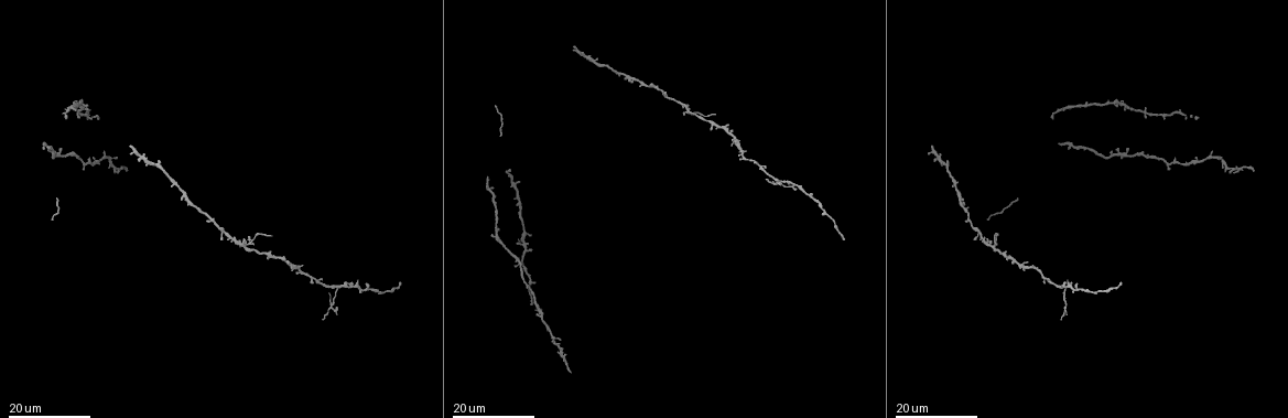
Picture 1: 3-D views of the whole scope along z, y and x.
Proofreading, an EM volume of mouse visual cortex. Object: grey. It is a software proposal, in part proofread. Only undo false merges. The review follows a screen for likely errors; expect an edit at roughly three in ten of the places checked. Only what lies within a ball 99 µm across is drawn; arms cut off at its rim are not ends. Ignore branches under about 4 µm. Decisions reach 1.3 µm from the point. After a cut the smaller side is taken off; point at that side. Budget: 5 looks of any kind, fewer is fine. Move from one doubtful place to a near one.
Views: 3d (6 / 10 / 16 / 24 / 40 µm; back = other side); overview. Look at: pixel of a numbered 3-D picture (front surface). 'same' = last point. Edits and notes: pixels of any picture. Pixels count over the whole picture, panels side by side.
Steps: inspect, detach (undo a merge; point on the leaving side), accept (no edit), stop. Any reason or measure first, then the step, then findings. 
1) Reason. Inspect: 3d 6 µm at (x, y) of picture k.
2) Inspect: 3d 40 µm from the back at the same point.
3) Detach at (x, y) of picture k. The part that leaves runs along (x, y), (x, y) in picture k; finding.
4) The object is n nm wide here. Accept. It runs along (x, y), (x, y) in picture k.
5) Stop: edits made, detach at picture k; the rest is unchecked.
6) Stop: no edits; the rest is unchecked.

Four or more arms meet. Inspect: 3d 24 µm at (349, 287) of picture 1.

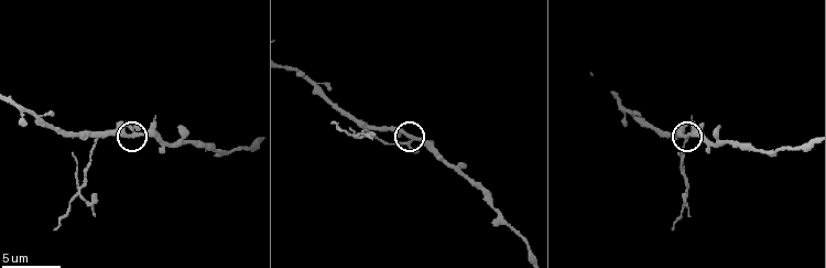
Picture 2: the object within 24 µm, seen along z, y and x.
Inspect: 3d 6 µm at (690, 132) of picture 2.

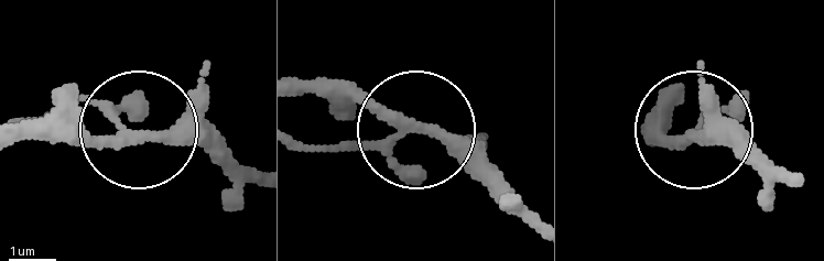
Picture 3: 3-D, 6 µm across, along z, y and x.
Detach at (331, 148) of picture 3. The part that leaves runs along (400, 133), (297, 145) in picture 3; a second neuron is stuck on.

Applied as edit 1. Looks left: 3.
Side arm on a straight run. Inspect: 3d 16 µm at (1018, 267) of picture 1.

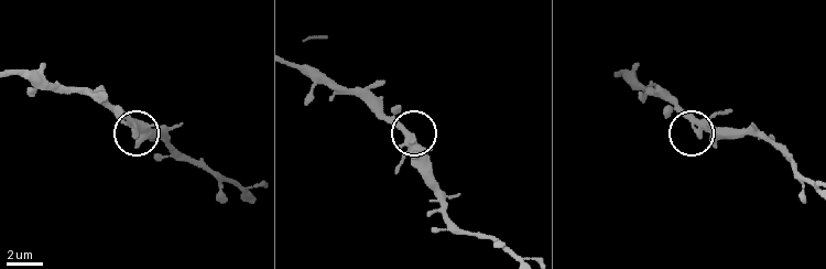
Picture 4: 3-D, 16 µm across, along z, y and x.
Inspect: 3d 6 µm at (131, 120) of picture 4.

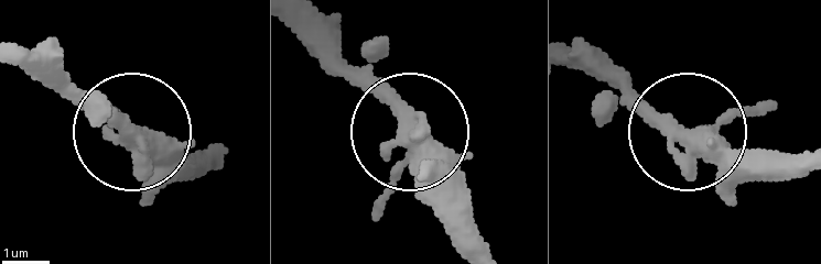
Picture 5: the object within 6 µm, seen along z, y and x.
3 arms meet here. Accept. It runs along (308, 22), (402, 117), (457, 219) in picture 5; continuous, no second neuron.

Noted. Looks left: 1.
Stop: edits made, detach at picture 3; the rest is unchecked.

